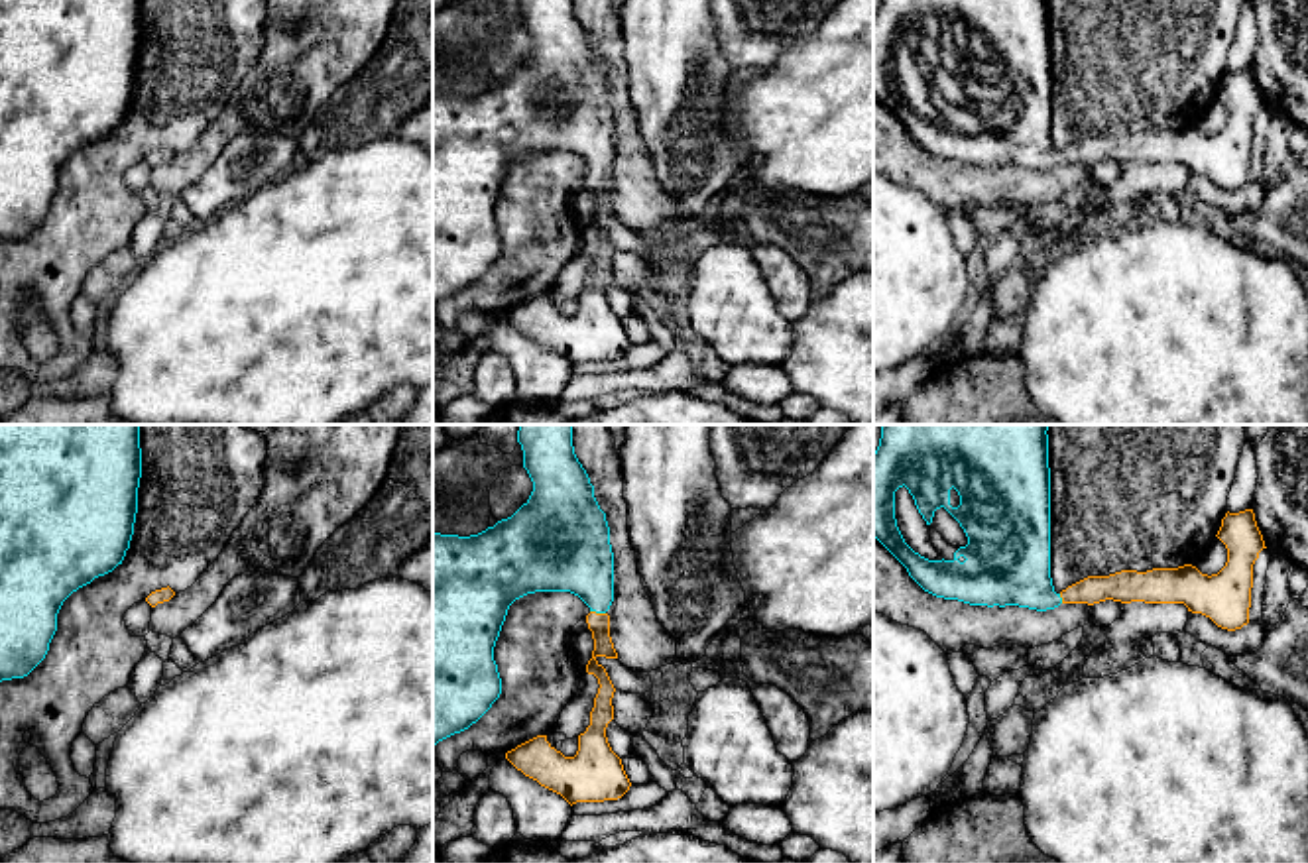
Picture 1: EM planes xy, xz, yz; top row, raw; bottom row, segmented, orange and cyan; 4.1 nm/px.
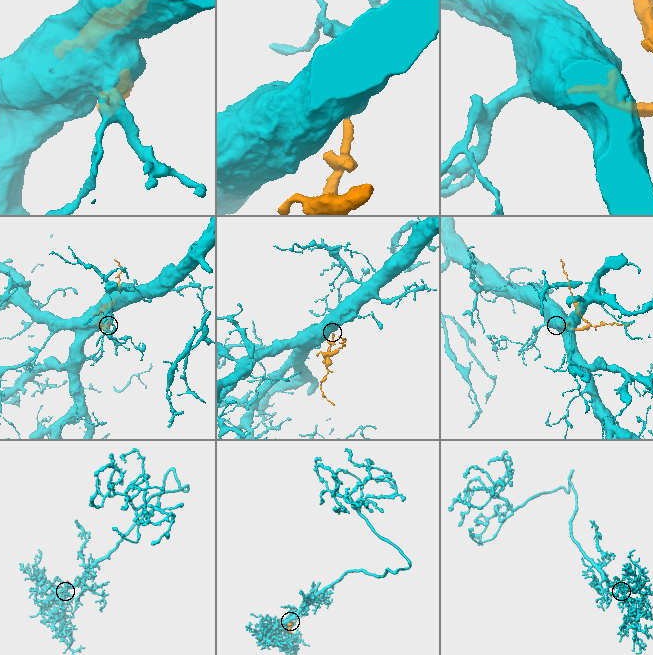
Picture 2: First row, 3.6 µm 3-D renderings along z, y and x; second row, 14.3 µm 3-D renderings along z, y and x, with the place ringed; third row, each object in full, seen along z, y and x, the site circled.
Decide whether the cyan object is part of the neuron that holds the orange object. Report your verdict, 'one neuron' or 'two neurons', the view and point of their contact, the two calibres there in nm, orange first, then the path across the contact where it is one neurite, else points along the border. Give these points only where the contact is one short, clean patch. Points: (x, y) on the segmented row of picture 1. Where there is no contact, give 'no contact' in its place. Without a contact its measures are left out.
one neuron | xz (598, 614) | 90/300 nm | across xz (598, 624), (598, 614), (596, 588), (577, 557)

